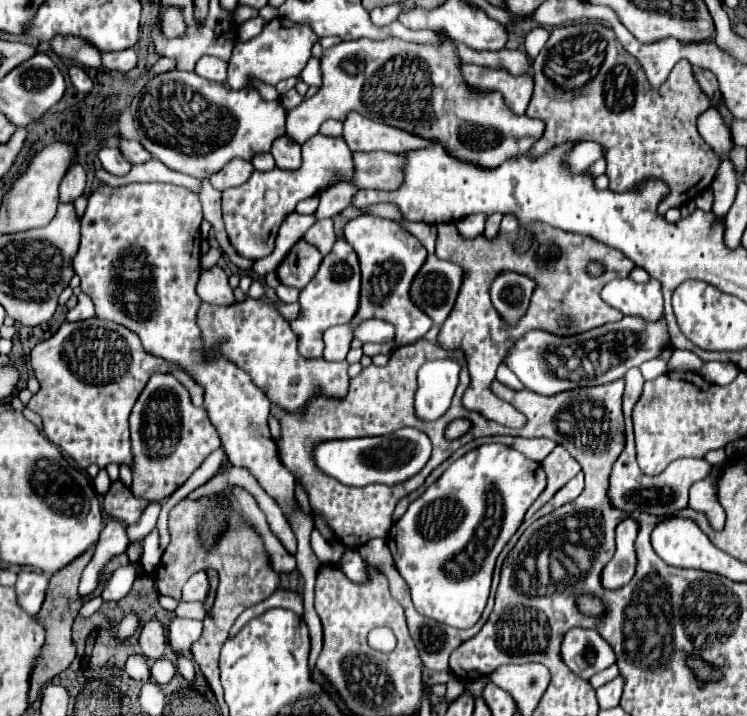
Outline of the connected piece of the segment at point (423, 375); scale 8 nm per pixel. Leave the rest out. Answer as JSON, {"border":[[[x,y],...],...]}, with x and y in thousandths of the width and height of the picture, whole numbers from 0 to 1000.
{"border":[[[610,501],[576,504],[560,518],[557,580],[565,585],[586,585],[602,568],[605,552],[616,527],[616,507]]]}

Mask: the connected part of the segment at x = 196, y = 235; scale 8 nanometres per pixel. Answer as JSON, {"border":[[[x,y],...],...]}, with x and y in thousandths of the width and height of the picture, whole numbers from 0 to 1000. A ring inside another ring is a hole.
{"border":[[[179,256],[166,261],[134,258],[120,272],[115,297],[107,309],[110,337],[96,373],[110,392],[110,406],[120,412],[129,426],[129,443],[171,457],[187,471],[193,487],[201,496],[238,510],[273,541],[273,571],[292,602],[308,647],[332,655],[345,669],[348,680],[372,703],[380,722],[391,719],[396,714],[394,663],[375,647],[372,624],[359,599],[361,560],[356,549],[343,535],[337,535],[335,524],[324,518],[313,504],[303,501],[289,485],[281,496],[281,490],[273,485],[270,462],[262,451],[265,432],[270,426],[270,418],[262,409],[262,395],[268,387],[270,311],[270,289],[265,272],[249,261],[238,261],[230,256]]]}

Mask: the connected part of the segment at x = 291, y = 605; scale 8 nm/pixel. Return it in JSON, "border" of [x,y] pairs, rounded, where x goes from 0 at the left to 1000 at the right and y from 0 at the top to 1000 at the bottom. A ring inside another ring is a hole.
{"border":[[[372,825],[372,828],[367,828],[361,837],[356,837],[356,839],[345,842],[345,845],[340,845],[340,848],[335,848],[335,851],[329,851],[329,853],[316,865],[313,876],[308,878],[307,890],[313,890],[335,865],[340,865],[340,862],[345,862],[345,859],[351,859],[353,853],[367,851],[367,848],[388,851],[388,853],[394,853],[394,856],[399,856],[399,859],[406,859],[407,853],[404,834],[398,827]]]}

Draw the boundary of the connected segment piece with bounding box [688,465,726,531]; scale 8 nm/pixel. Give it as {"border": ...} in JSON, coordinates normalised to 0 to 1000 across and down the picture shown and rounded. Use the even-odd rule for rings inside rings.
{"border":[[[967,649],[953,652],[950,663],[922,684],[921,707],[945,719],[957,742],[965,742],[971,733],[972,718],[960,697],[961,669],[967,666]]]}

